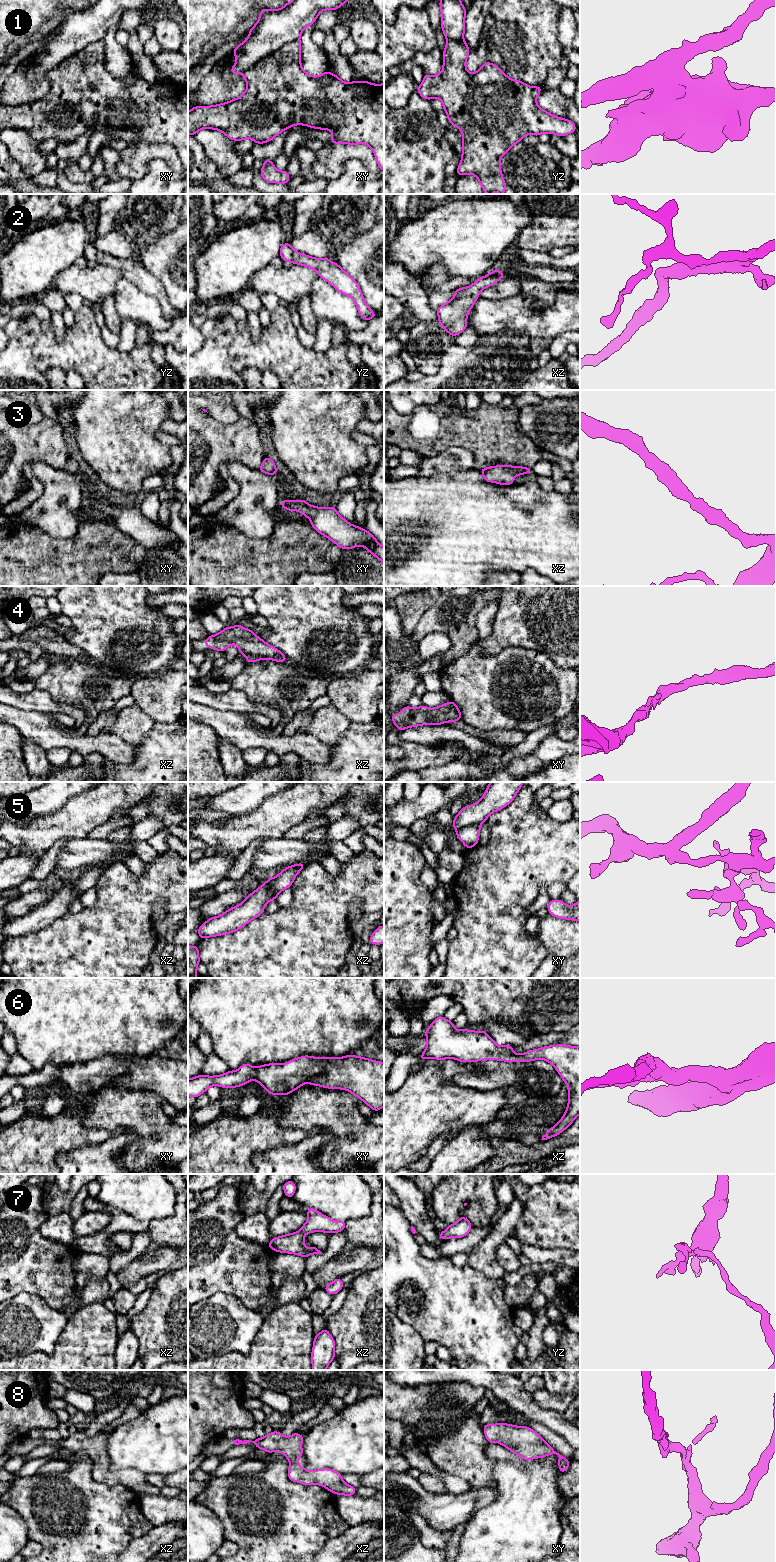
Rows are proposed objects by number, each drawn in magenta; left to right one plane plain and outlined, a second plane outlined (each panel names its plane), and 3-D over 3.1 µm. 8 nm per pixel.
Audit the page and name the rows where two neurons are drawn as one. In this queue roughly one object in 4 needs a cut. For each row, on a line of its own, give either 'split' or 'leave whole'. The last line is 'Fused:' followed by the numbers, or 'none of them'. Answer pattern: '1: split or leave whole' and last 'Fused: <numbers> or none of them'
1: split
2: leave whole
3: leave whole
4: leave whole
5: split
6: leave whole
7: leave whole
8: leave whole
Fused: 1, 5

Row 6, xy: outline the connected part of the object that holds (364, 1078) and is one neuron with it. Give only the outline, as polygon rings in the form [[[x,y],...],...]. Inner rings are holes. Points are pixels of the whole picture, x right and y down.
[[[355,1055],[345,1057],[311,1057],[301,1056],[287,1063],[271,1063],[253,1067],[244,1063],[235,1071],[228,1071],[222,1075],[205,1076],[200,1074],[188,1079],[188,1096],[197,1098],[213,1085],[220,1088],[236,1088],[243,1086],[251,1080],[260,1083],[272,1095],[289,1095],[305,1083],[326,1087],[328,1089],[343,1089],[360,1098],[373,1111],[379,1111],[384,1106],[384,1062],[370,1060]]]

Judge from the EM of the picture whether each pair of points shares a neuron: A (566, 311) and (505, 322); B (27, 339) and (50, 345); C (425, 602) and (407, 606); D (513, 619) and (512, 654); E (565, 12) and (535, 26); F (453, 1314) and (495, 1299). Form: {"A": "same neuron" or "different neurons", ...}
{"A": "same neuron", "B": "different neurons", "C": "same neuron", "D": "different neurons", "E": "different neurons", "F": "same neuron"}

